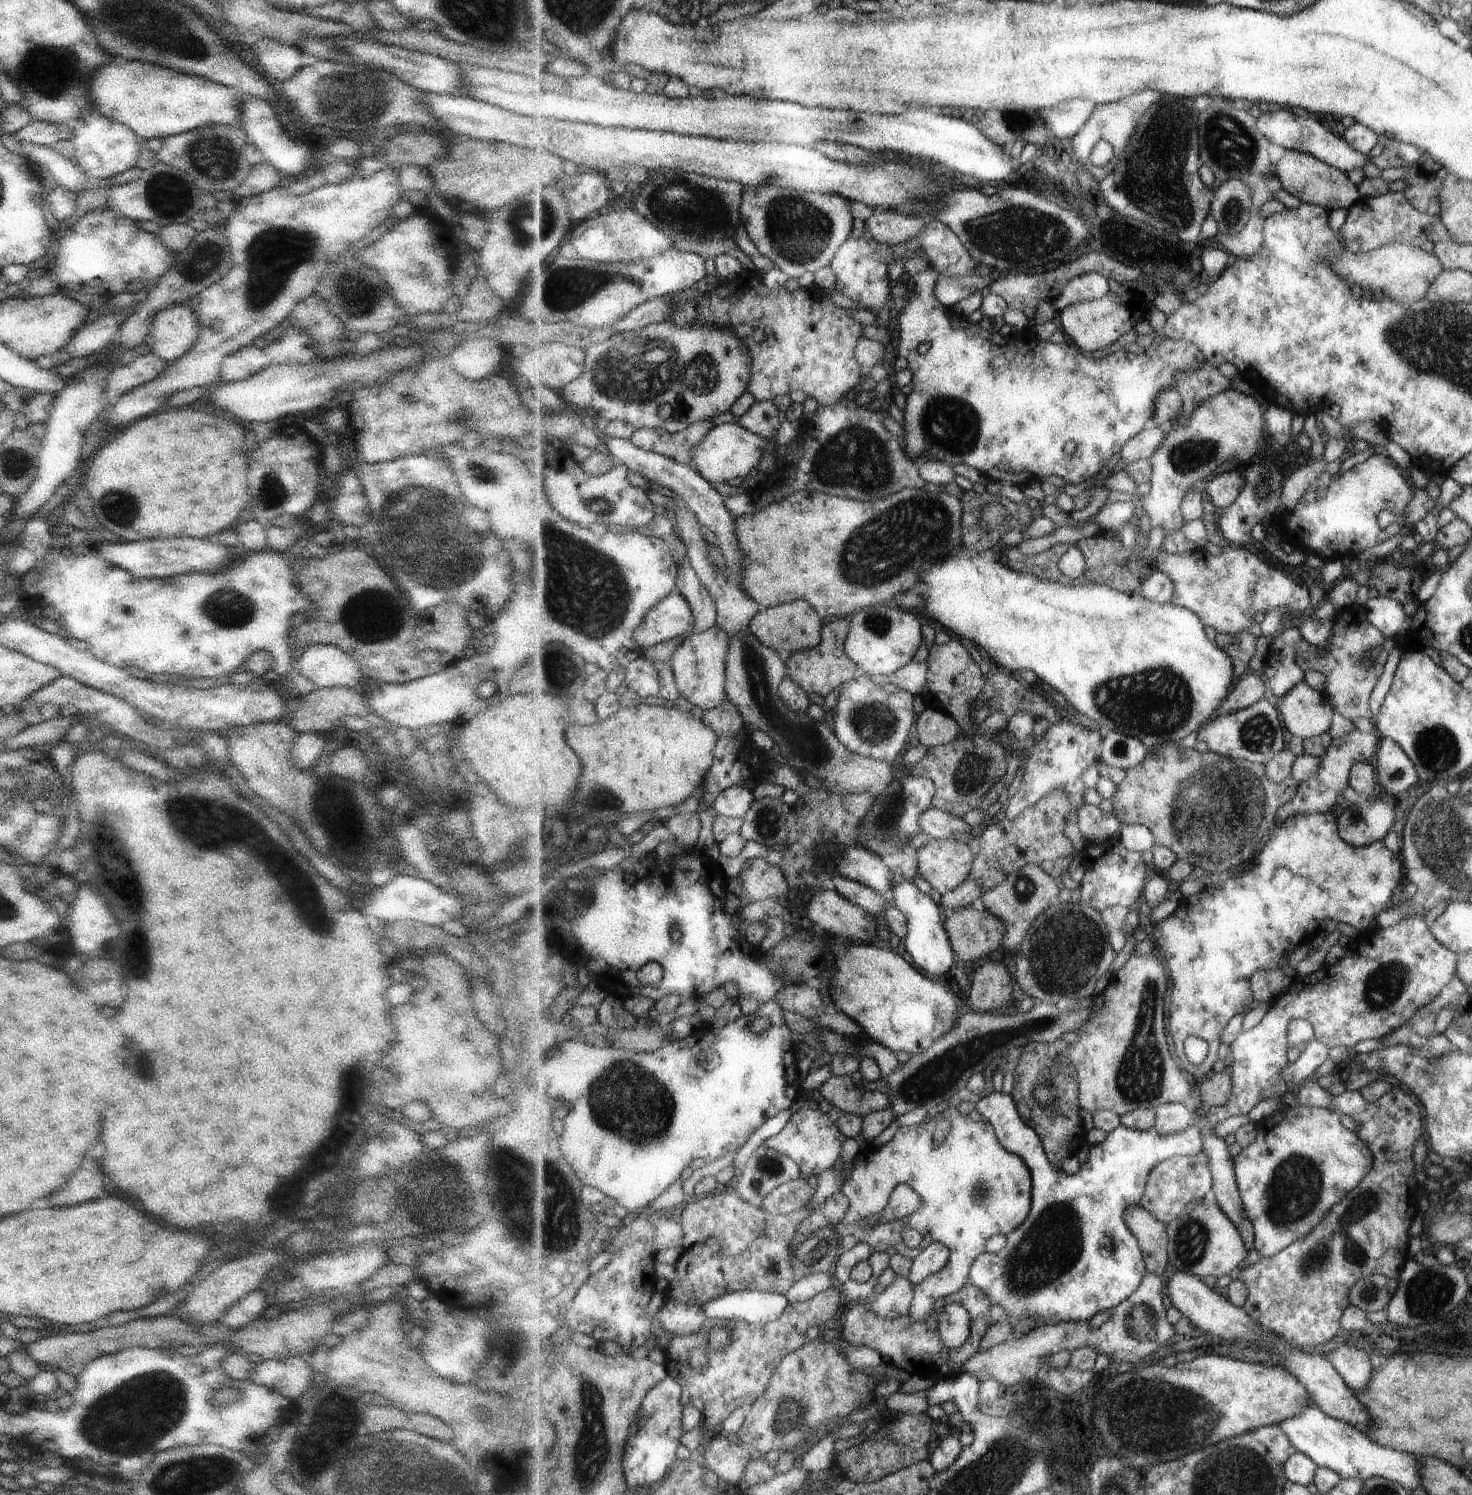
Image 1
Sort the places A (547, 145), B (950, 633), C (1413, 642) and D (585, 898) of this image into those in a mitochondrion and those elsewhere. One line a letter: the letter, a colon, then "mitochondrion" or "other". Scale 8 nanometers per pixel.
A: other
B: other
C: other
D: other

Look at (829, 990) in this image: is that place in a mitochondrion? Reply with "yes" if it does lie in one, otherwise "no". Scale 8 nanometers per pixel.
no

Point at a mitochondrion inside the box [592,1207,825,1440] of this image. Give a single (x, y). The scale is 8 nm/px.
(790, 1413)

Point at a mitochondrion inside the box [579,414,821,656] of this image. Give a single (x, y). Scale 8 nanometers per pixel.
(682, 447)

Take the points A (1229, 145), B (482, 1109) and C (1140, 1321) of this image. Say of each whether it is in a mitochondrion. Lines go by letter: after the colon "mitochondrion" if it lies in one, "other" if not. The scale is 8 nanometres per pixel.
A: mitochondrion
B: other
C: mitochondrion

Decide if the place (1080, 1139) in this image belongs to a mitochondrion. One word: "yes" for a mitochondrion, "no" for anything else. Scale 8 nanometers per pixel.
no

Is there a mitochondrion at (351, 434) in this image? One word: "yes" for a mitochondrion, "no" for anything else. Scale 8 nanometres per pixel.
no

